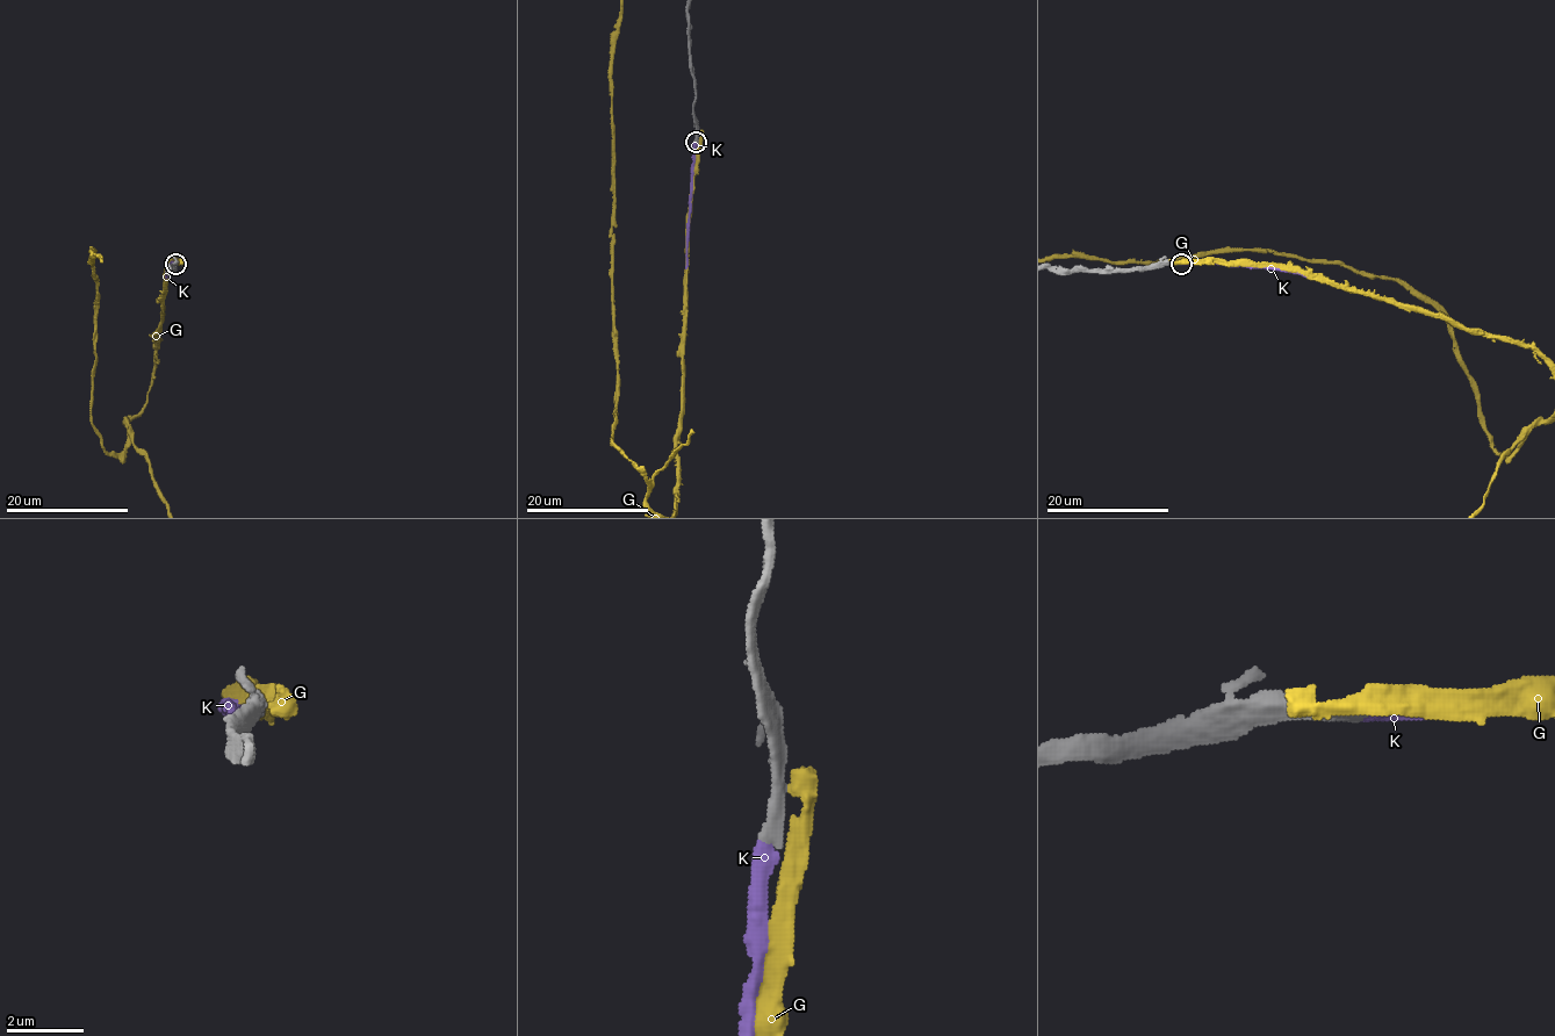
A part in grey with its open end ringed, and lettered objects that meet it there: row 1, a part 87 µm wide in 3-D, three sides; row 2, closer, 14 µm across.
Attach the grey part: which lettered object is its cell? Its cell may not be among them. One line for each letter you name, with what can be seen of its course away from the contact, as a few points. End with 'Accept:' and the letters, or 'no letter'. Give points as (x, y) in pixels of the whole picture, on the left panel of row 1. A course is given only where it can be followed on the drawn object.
K: Its course: (175, 263), (166, 270), (166, 278)
Accept: K

